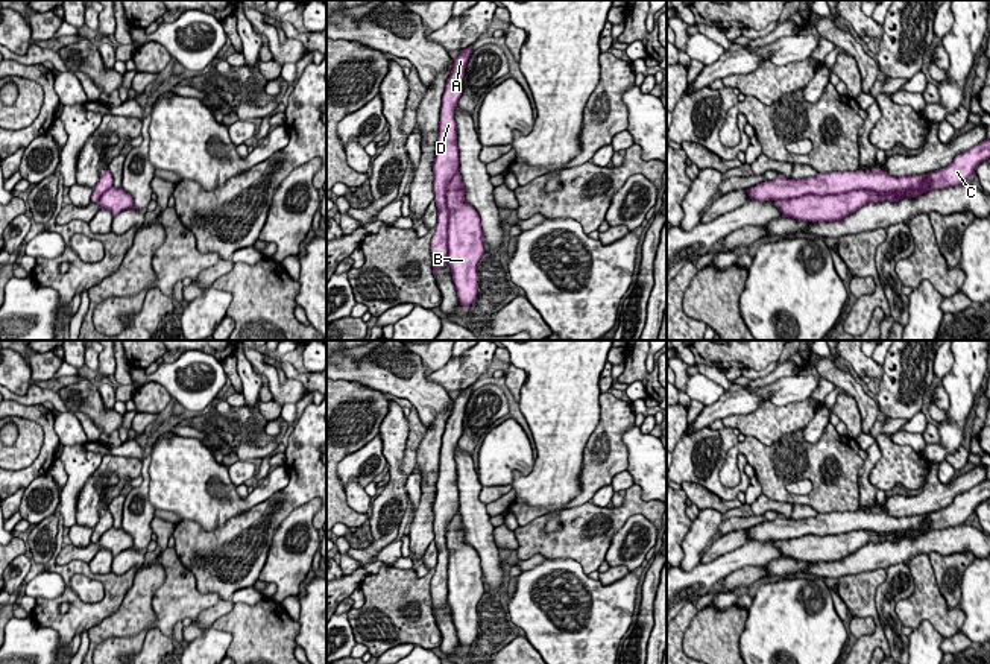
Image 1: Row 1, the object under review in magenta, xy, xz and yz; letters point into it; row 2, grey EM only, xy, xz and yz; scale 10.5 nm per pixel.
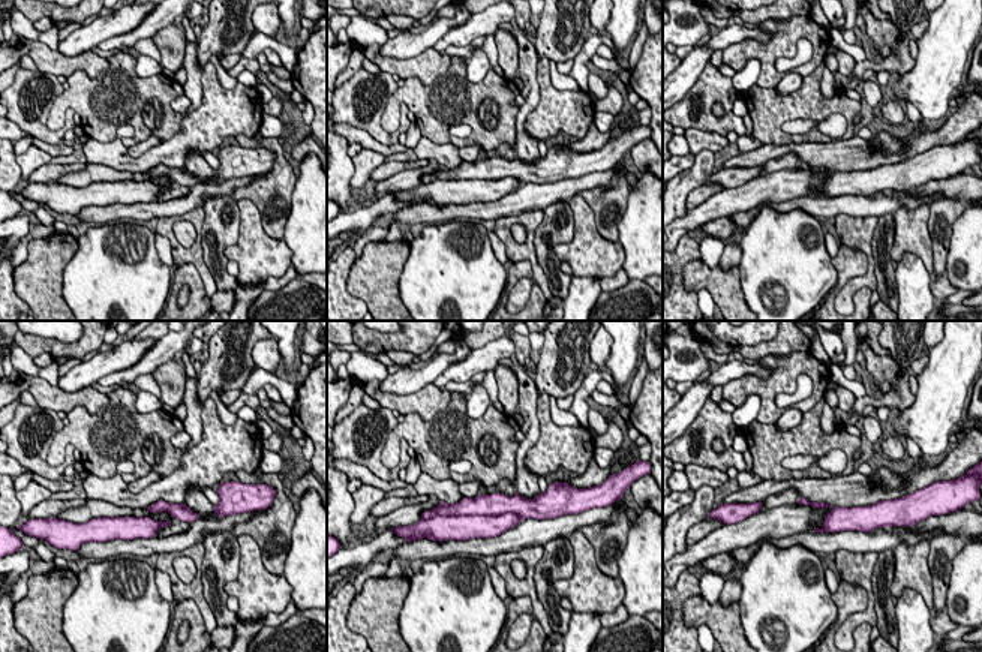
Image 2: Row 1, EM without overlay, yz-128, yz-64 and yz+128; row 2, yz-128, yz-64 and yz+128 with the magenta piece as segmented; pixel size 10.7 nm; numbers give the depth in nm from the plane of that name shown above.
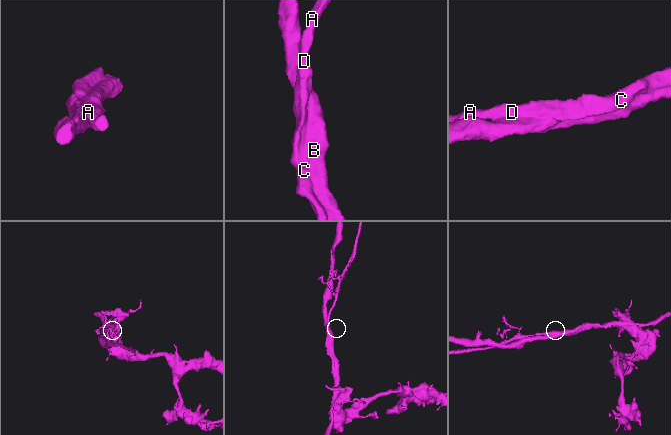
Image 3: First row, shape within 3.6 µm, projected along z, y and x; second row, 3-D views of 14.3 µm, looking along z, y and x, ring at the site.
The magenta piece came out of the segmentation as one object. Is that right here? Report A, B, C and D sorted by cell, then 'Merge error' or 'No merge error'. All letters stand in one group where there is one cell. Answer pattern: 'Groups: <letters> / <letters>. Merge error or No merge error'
Groups: A B C D. No merge error

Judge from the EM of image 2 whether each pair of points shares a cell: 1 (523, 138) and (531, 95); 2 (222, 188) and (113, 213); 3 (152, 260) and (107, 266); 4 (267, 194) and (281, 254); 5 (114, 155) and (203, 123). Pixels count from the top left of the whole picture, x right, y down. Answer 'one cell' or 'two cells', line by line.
1: one cell
2: one cell
3: one cell
4: two cells
5: one cell

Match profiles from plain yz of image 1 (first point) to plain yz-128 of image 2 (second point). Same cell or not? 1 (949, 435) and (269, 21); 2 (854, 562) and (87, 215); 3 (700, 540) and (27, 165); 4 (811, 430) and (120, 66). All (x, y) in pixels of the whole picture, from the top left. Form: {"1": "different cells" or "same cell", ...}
{"1": "different cells", "2": "same cell", "3": "same cell", "4": "different cells"}

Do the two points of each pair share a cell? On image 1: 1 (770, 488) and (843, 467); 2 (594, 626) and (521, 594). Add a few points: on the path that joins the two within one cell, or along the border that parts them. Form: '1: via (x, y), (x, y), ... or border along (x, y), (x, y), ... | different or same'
1: via (788, 470), (802, 474), (826, 456) | same
2: via (574, 638), (556, 638), (532, 614) | same

